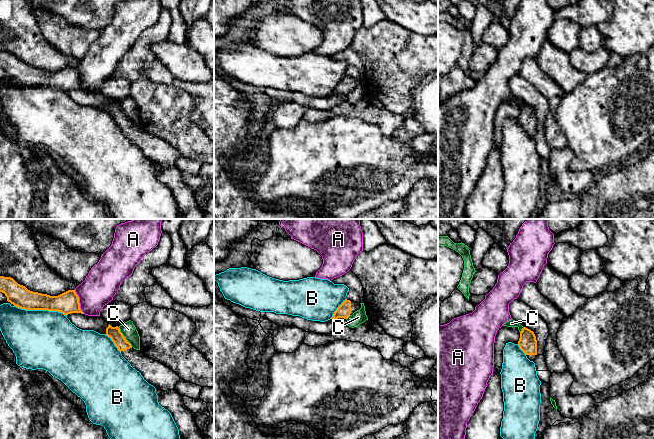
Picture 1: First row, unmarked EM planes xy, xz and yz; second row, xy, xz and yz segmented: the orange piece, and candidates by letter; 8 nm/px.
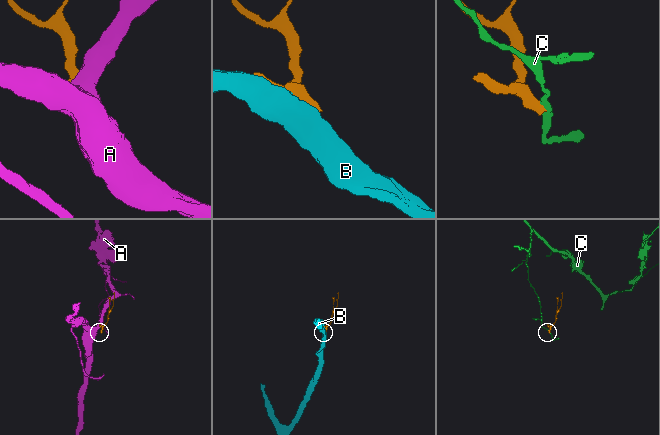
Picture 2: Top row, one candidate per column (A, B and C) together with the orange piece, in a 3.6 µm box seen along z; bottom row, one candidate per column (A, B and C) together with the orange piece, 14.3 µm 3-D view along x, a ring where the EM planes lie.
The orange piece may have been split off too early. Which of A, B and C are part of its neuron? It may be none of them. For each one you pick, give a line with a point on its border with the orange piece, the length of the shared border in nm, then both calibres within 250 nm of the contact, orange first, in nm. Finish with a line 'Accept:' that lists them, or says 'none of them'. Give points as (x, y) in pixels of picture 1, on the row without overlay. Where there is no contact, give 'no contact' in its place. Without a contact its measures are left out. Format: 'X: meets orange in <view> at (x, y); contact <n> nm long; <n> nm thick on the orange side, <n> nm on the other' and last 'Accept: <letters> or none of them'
Accept: none of them

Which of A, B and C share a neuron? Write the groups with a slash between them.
A / B / C

